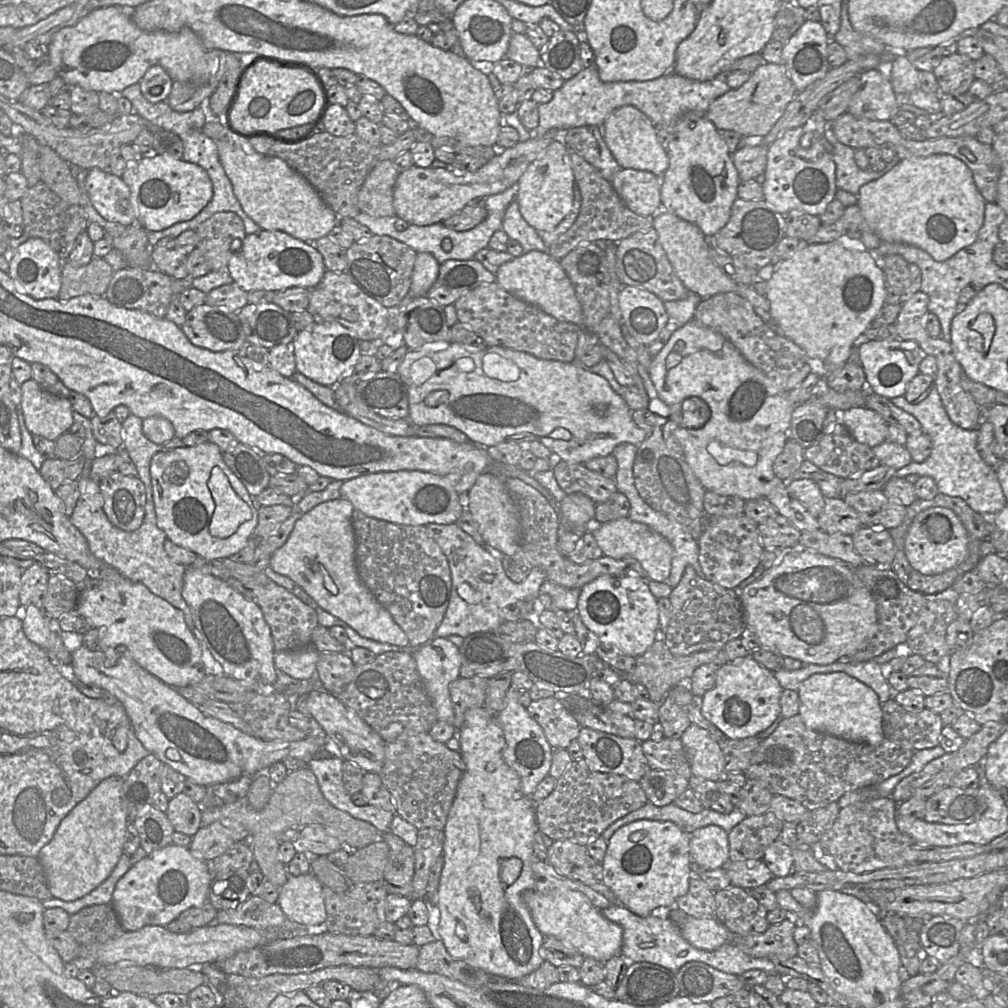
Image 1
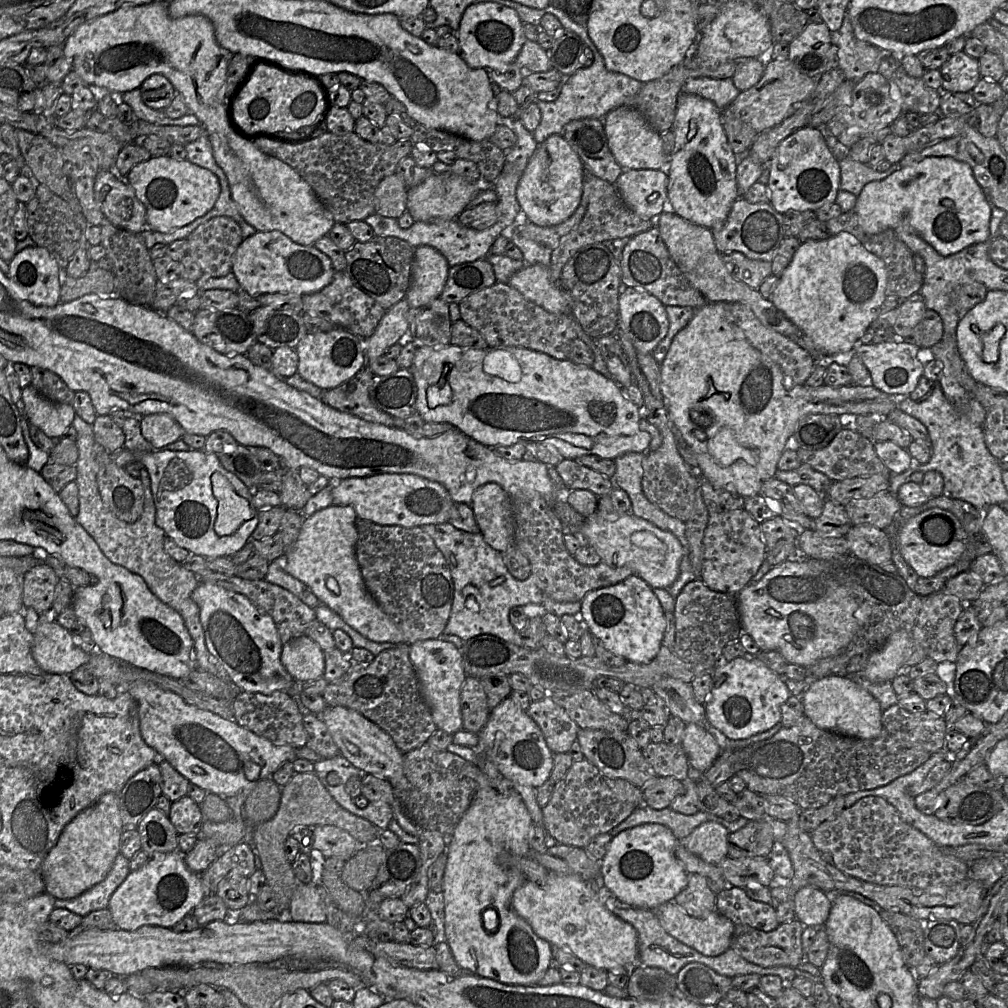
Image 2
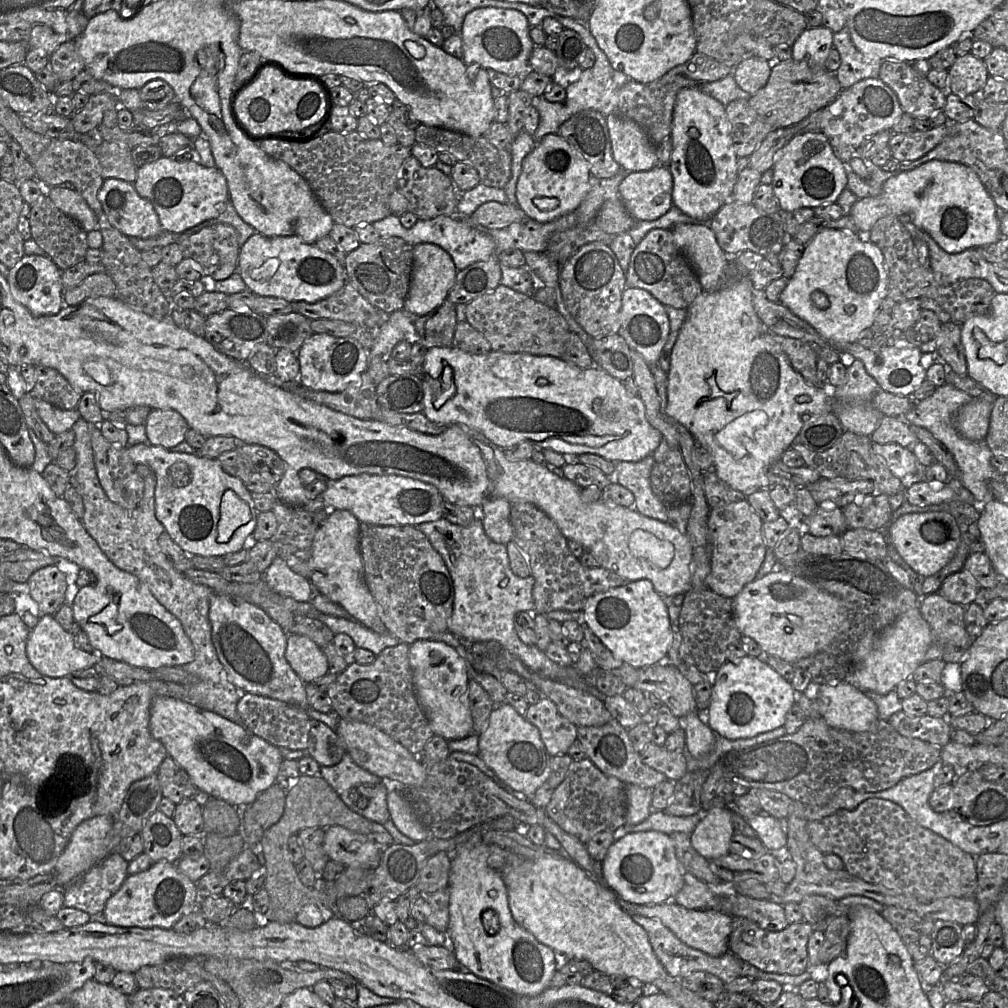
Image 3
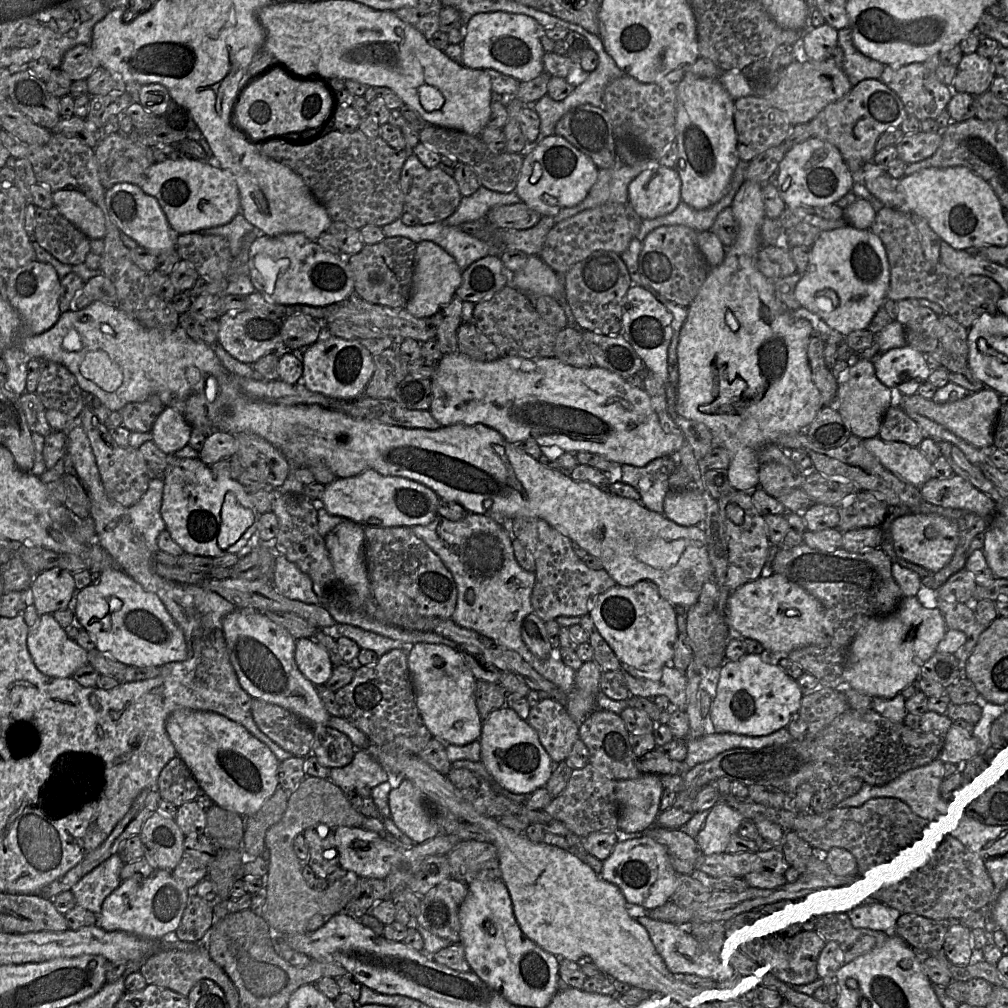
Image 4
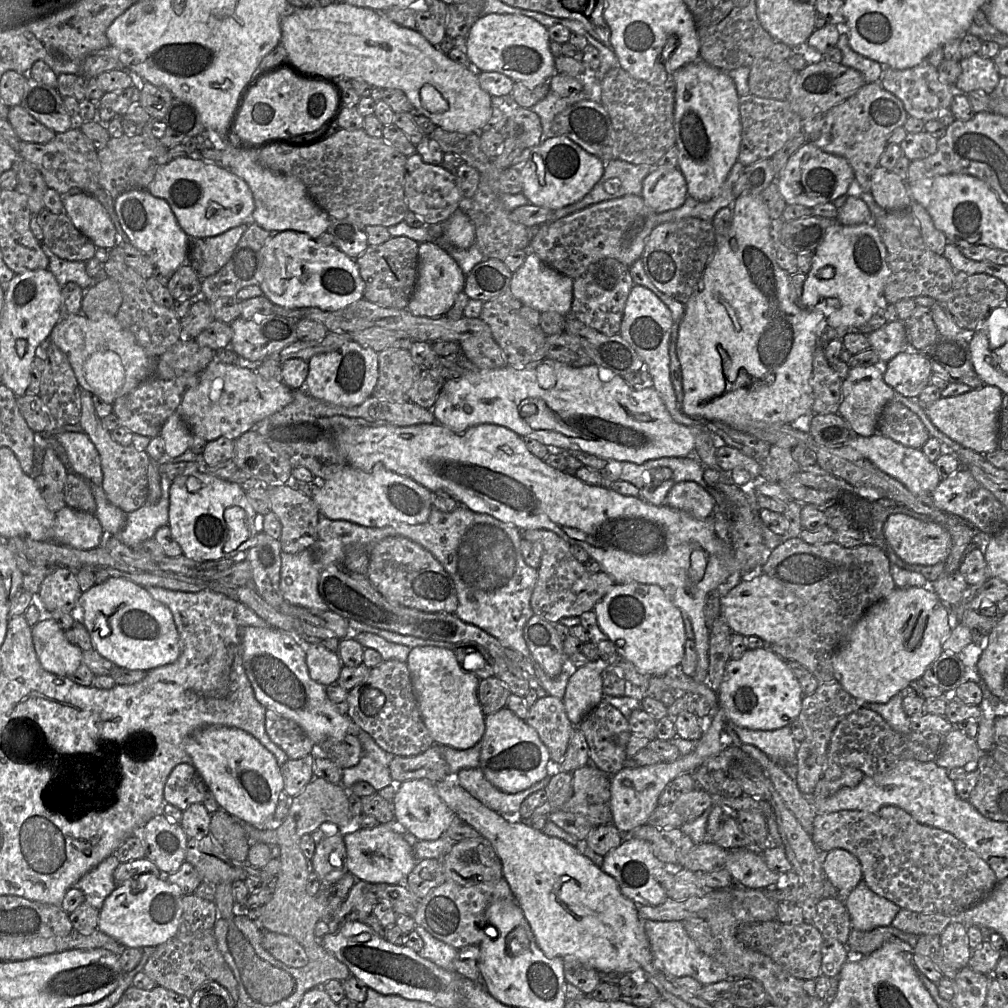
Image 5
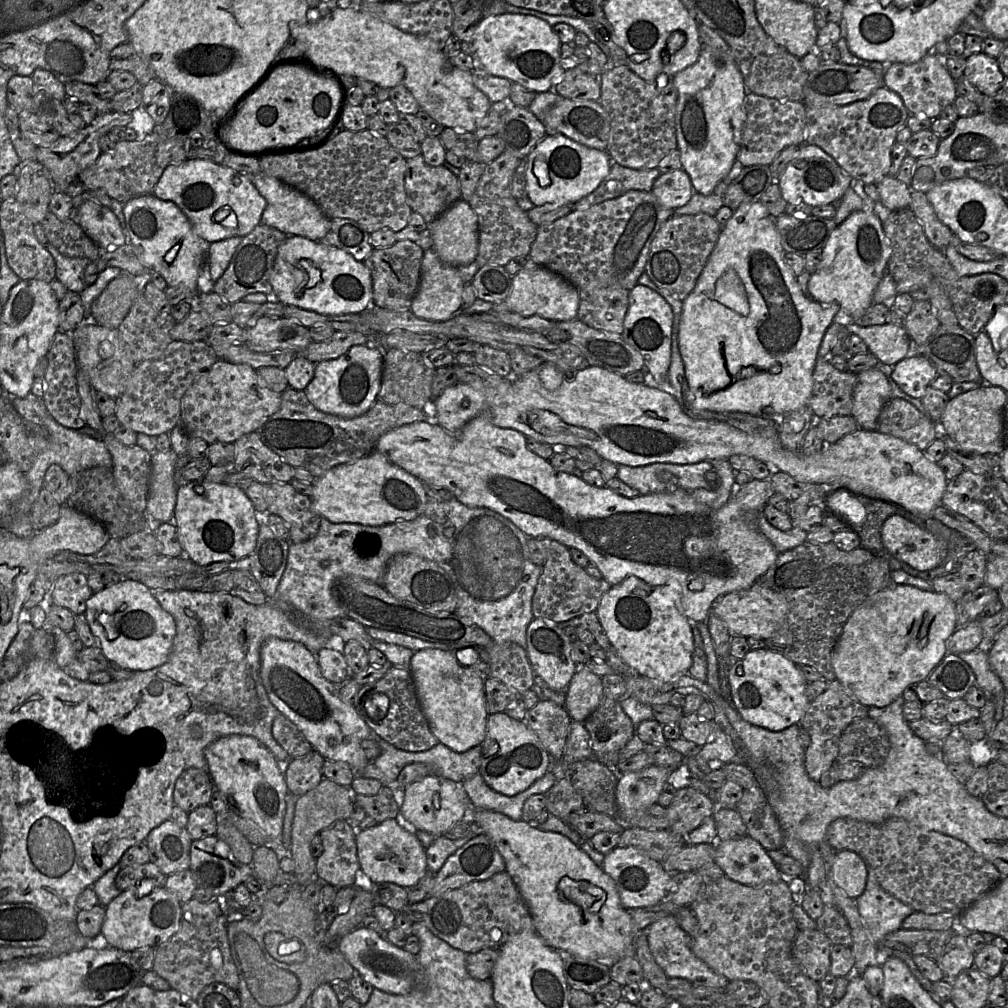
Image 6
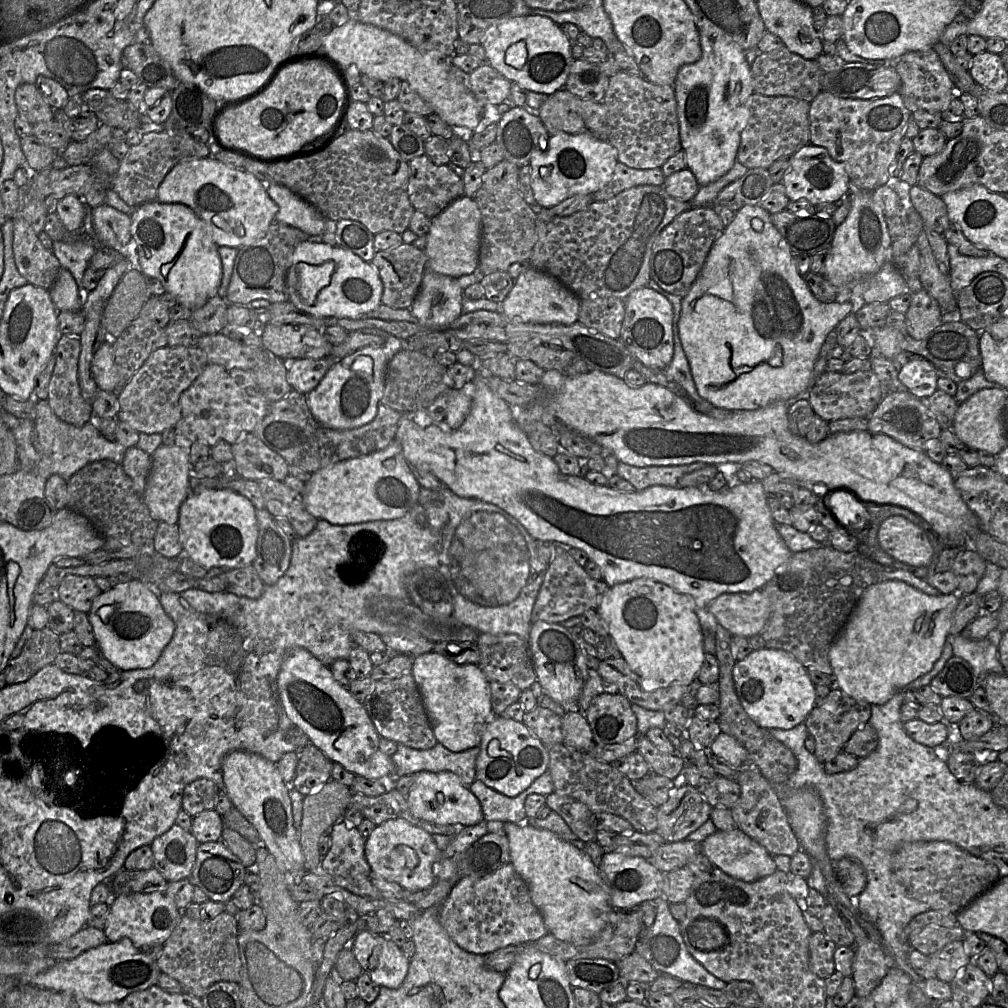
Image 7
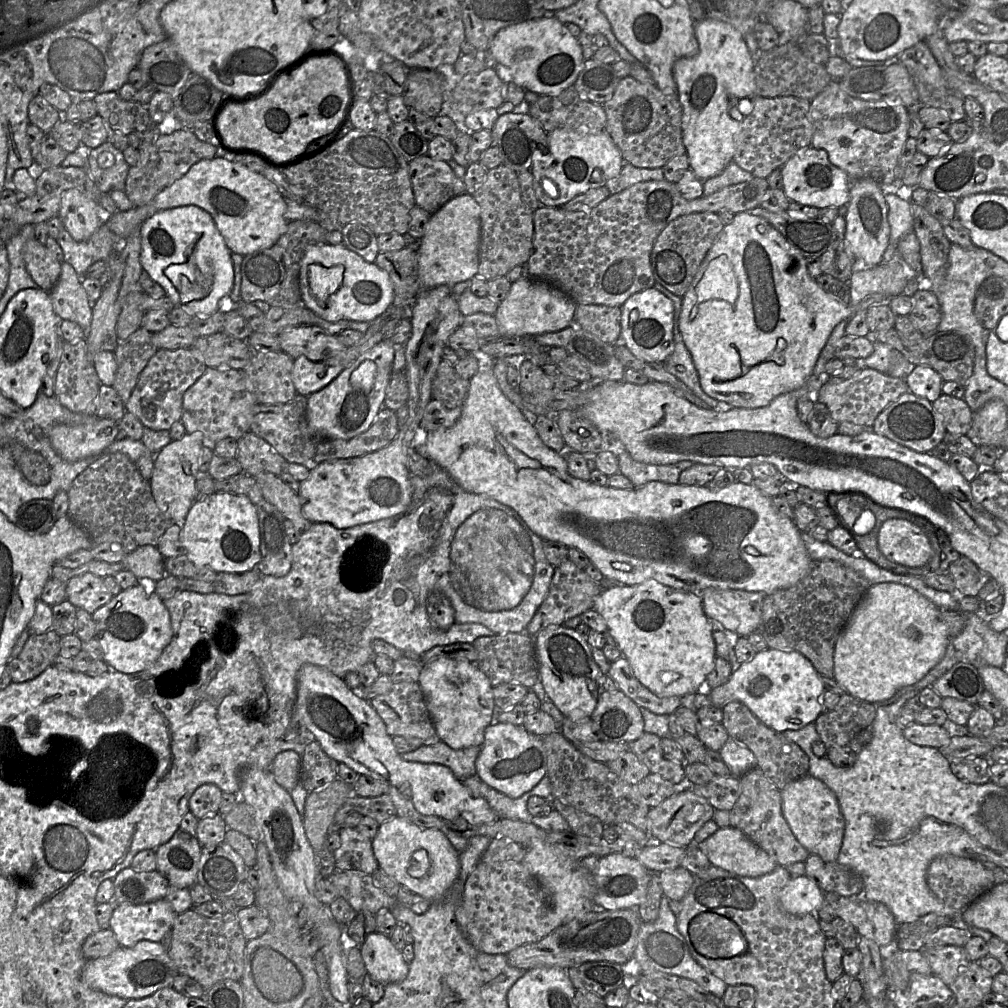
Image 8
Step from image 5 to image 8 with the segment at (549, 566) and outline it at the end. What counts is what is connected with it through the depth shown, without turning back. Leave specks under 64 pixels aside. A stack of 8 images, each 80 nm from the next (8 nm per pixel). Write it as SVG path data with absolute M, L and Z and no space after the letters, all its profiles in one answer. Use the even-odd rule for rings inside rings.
M570 559L563 561L555 568L549 592L526 627L525 633L534 638L550 625L563 625L570 618L592 609L596 598L602 591L601 584L594 582L584 570L578 568Z

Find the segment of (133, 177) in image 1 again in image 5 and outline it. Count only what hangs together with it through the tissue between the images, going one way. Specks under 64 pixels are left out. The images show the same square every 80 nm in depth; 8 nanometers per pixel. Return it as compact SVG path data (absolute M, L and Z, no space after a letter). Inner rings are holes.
M178 157L160 166L146 190L167 201L189 238L217 236L249 223L255 209L253 193L242 178L228 169L199 159Z

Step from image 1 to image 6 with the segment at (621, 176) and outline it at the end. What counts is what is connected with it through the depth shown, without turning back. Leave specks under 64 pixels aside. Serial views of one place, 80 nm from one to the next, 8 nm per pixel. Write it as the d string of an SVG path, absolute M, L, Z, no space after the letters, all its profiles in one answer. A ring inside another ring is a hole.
M681 168L661 173L653 183L651 193L662 206L675 210L691 199L694 190L689 175Z

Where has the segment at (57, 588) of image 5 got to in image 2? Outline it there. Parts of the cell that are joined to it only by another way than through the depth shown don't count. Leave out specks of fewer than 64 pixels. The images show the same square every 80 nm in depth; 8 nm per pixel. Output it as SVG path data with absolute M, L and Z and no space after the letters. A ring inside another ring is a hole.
M38 563L23 578L24 607L33 608L40 616L50 616L55 588L60 577L47 564Z

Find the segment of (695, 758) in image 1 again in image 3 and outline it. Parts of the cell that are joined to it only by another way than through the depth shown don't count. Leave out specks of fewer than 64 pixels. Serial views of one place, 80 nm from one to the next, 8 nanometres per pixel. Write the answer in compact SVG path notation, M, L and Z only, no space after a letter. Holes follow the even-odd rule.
M697 711L683 717L681 727L686 734L686 749L694 758L702 759L712 753L716 745L714 731L700 720Z

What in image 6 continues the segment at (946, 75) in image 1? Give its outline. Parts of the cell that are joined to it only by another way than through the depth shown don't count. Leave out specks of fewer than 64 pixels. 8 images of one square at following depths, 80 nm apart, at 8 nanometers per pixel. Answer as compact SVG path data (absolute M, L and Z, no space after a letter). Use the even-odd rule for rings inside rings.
M977 53L966 57L963 77L977 87L982 94L988 96L1002 91L1006 79L999 68L997 59L985 53Z

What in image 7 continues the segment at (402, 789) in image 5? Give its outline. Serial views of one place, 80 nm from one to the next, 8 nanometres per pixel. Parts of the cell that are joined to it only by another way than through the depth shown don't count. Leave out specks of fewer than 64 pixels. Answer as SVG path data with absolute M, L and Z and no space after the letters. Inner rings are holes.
M420 771L415 773L415 780L406 797L413 815L429 822L441 825L473 826L485 820L477 797L452 772Z

